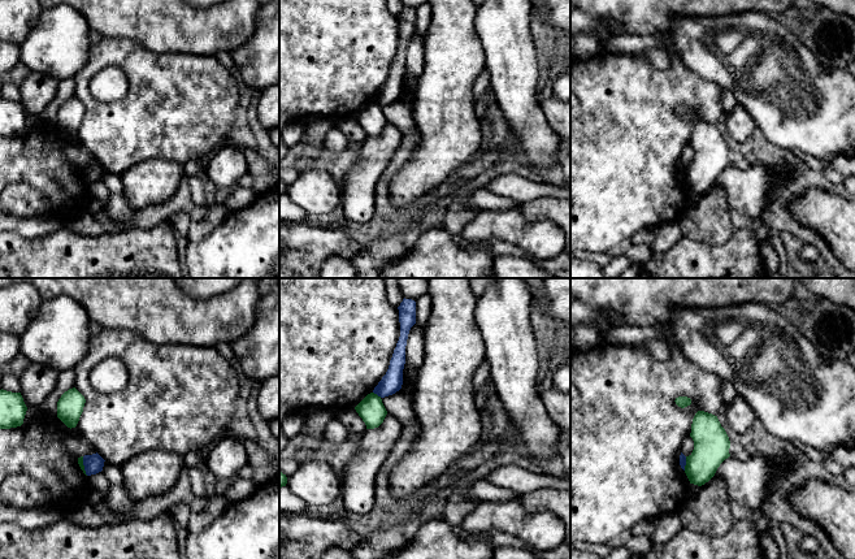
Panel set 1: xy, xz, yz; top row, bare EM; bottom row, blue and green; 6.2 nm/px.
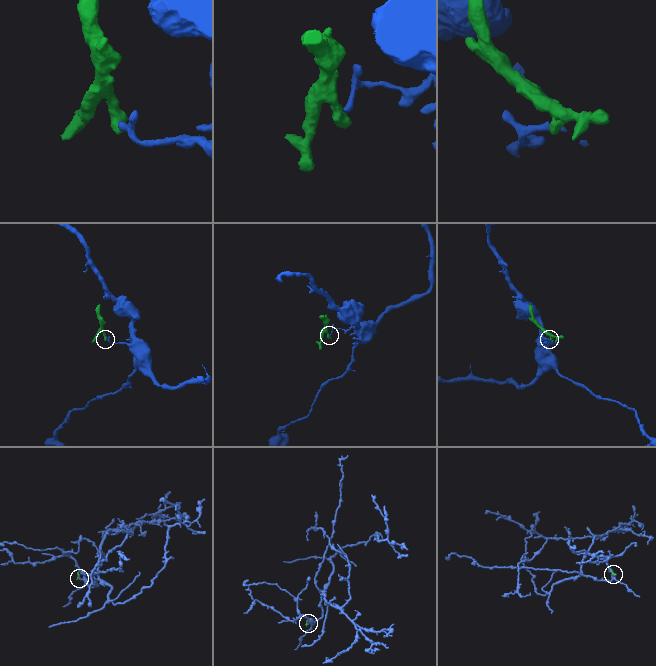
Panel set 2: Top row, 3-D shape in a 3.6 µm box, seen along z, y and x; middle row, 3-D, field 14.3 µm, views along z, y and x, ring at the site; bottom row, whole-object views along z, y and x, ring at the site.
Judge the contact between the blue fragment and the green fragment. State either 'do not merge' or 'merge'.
do not merge

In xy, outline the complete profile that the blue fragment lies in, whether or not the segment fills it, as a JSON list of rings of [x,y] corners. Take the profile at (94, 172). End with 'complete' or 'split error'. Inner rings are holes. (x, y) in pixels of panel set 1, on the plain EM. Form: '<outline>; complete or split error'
[[[96,161],[83,165],[83,174],[87,185],[96,183],[103,179],[104,168]]]; complete

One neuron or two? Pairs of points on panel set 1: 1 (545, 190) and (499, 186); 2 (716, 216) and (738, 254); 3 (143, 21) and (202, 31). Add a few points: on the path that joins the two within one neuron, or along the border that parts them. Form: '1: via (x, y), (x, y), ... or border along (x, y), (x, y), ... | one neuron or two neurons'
1: via (533, 190), (521, 190), (511, 186) | one neuron
2: border along (734, 229), (732, 235), (721, 245), (699, 242) | two neurons
3: via (157, 21), (187, 29) | one neuron

